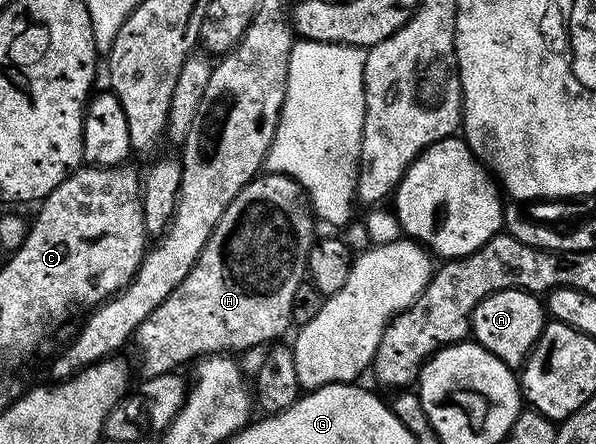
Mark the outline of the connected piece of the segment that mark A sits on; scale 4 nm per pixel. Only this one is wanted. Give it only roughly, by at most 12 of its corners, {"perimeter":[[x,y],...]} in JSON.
{"perimeter":[[522,289],[485,296],[471,335],[522,368],[545,326],[545,303]]}

